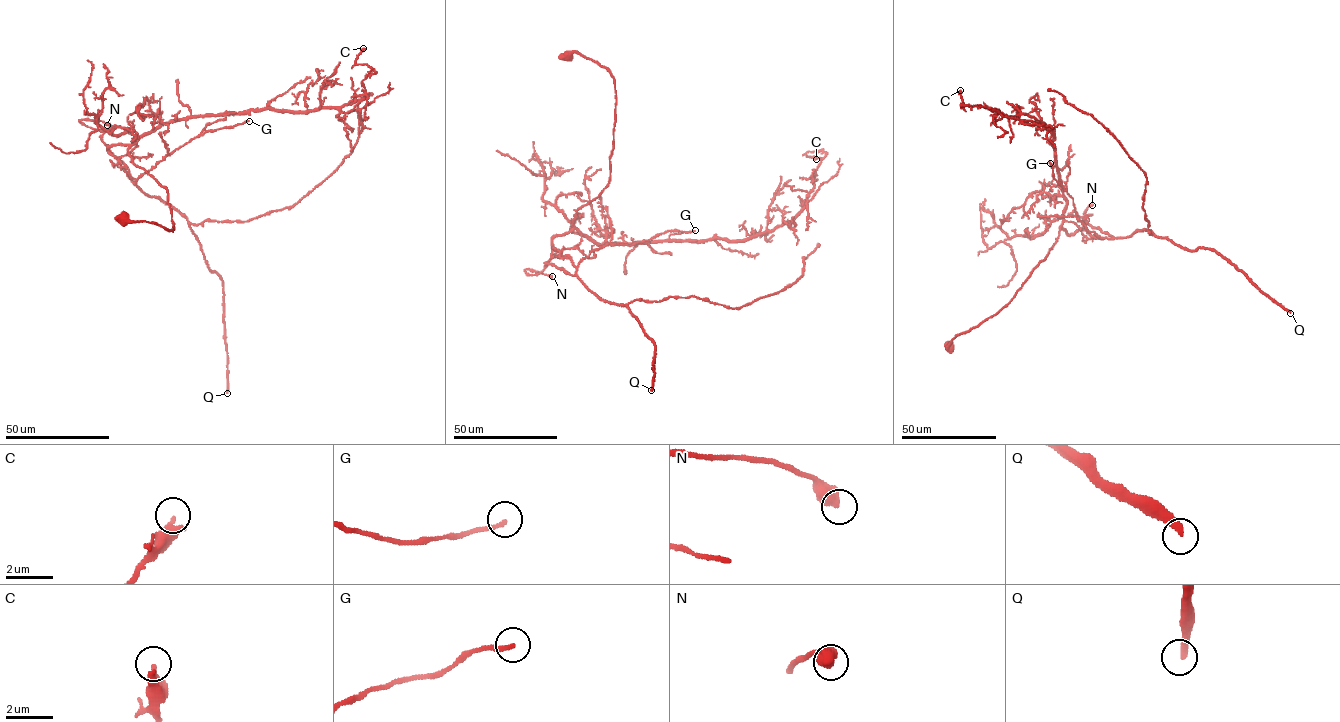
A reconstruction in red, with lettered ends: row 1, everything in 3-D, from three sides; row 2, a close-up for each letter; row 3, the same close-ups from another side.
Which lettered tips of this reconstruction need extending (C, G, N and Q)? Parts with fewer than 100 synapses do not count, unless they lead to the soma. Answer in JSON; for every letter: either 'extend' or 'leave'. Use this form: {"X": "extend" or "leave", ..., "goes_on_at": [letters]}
{"C": "leave", "G": "leave", "N": "leave", "Q": "extend", "goes_on_at": ["Q"]}

